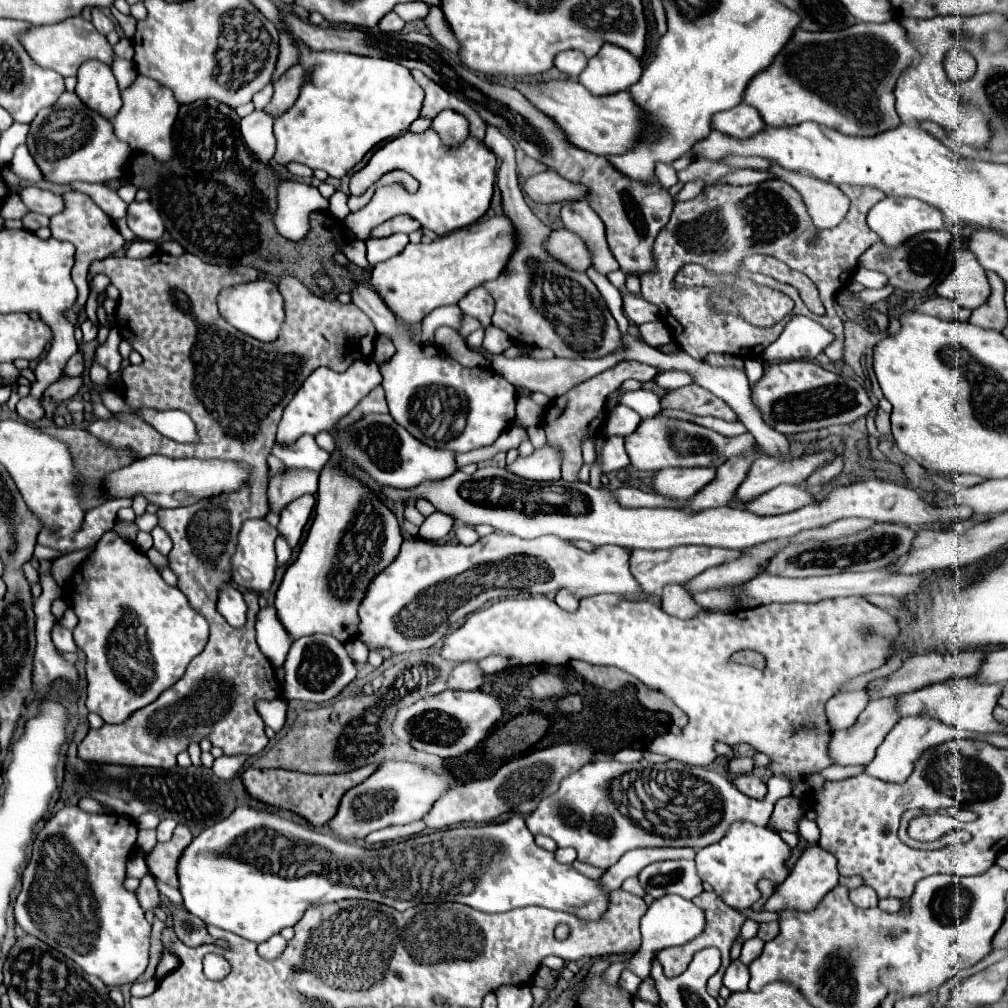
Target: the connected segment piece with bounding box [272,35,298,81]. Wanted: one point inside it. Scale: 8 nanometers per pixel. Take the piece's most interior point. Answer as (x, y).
(288, 55)

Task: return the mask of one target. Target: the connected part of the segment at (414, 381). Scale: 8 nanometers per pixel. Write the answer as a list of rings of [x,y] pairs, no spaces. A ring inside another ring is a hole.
[[[396,233],[384,239],[368,239],[368,269],[364,269],[364,279],[360,279],[350,291],[352,303],[372,319],[378,333],[390,335],[396,345],[396,355],[388,363],[380,365],[380,373],[384,377],[382,387],[386,391],[390,415],[416,439],[436,449],[466,453],[470,449],[492,445],[500,437],[500,433],[510,427],[510,421],[514,419],[516,387],[490,367],[468,369],[454,361],[450,355],[442,351],[432,351],[432,345],[414,343],[406,325],[394,319],[388,307],[380,301],[378,293],[366,281],[366,275],[370,275],[374,265],[398,255],[408,243],[410,239],[404,233]],[[456,419],[464,419],[464,427],[460,427],[460,421],[456,427]]]

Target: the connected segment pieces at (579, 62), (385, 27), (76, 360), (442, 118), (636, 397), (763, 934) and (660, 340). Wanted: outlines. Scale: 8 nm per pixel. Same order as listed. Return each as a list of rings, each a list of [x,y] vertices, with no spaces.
[[[570,49],[570,51],[562,51],[562,53],[558,53],[556,57],[554,57],[554,67],[558,69],[558,71],[562,71],[564,75],[568,75],[568,77],[578,77],[582,71],[584,71],[584,65],[586,65],[586,57],[584,57],[584,53],[580,53],[580,51],[574,51],[574,49]]]
[[[390,11],[390,13],[388,13],[384,19],[380,19],[380,23],[378,23],[378,29],[384,31],[384,33],[402,31],[402,27],[404,27],[404,21],[402,21],[394,11]]]
[[[78,351],[66,363],[66,375],[72,377],[72,375],[80,375],[82,371],[84,371],[84,359],[82,359],[82,351]]]
[[[440,111],[432,119],[430,129],[440,135],[446,149],[456,149],[456,145],[464,143],[468,137],[468,121],[454,111]]]
[[[644,389],[625,392],[618,401],[624,403],[626,407],[634,409],[642,419],[652,419],[662,411],[658,395],[654,395],[653,392]]]
[[[770,921],[770,923],[760,923],[758,927],[758,935],[762,941],[772,941],[778,935],[778,921]]]
[[[660,320],[652,321],[652,323],[644,323],[638,329],[640,329],[643,341],[650,346],[662,346],[672,341],[668,327]]]

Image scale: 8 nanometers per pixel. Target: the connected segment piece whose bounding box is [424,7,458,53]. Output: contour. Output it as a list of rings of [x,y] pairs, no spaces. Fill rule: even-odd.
[[[440,7],[430,9],[430,13],[428,13],[428,17],[424,19],[424,23],[428,25],[430,33],[434,35],[434,39],[436,39],[442,47],[446,47],[446,49],[452,51],[452,53],[458,51],[458,43],[456,43],[452,31],[450,31],[450,27],[448,27],[448,23],[446,23]]]

